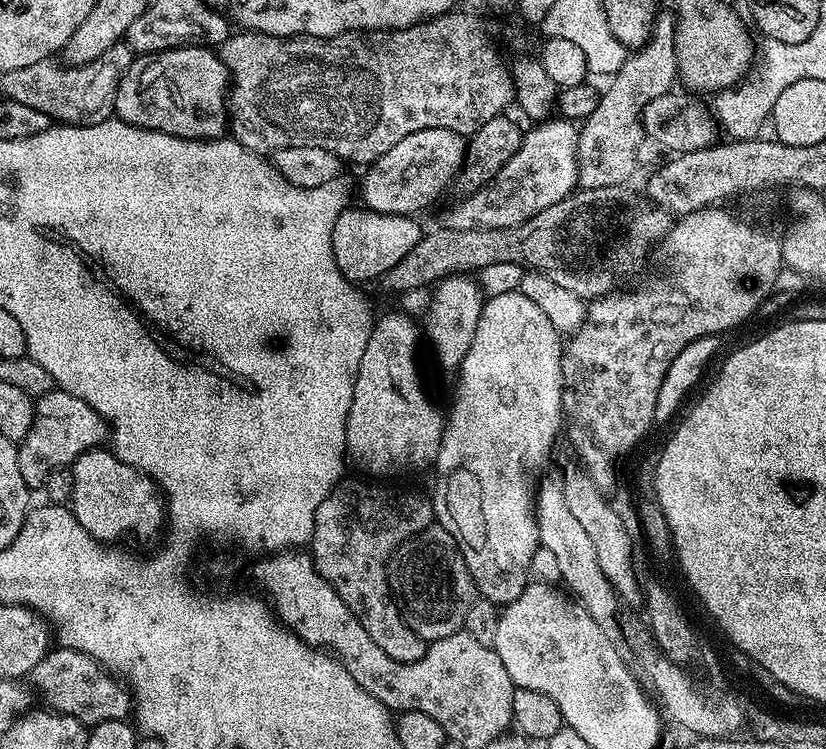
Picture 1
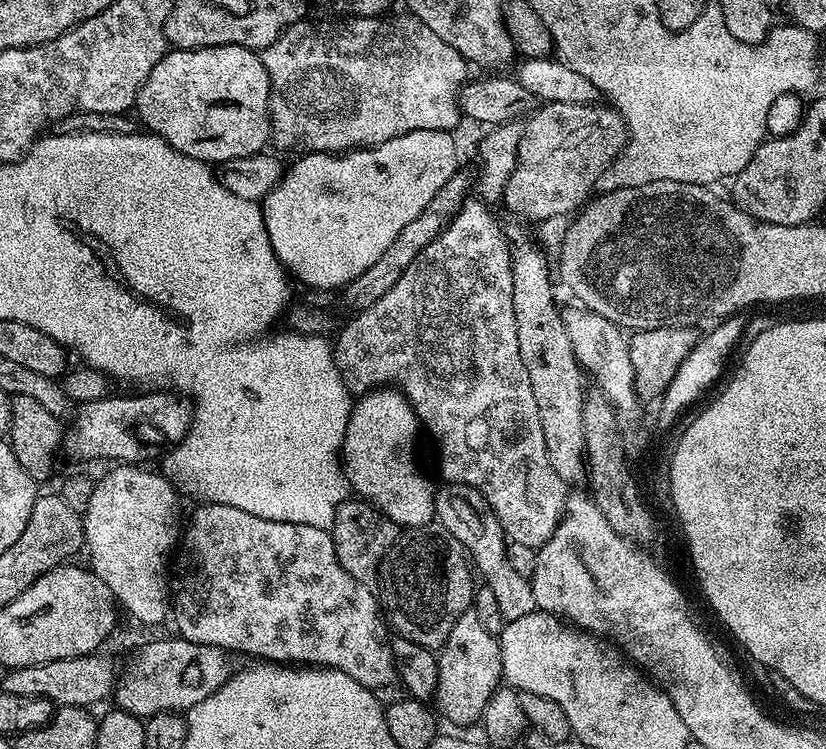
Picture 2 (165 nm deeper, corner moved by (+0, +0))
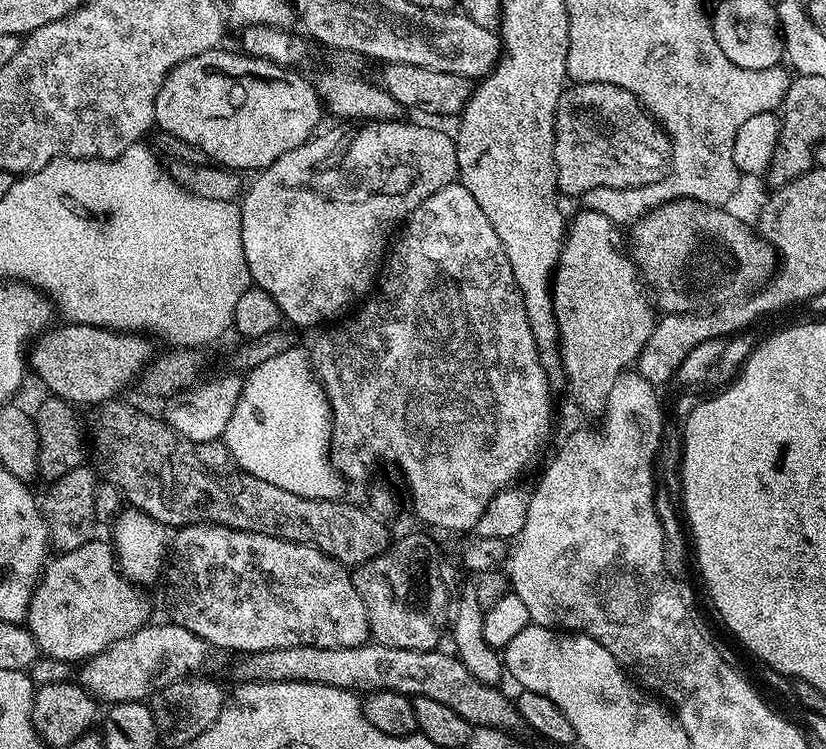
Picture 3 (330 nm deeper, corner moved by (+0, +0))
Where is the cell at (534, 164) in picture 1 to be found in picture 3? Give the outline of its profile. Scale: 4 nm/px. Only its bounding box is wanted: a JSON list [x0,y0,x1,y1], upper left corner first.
[554,82,672,197]

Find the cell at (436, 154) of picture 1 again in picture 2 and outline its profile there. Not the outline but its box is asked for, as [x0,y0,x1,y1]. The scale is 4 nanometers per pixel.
[261,130,457,291]

